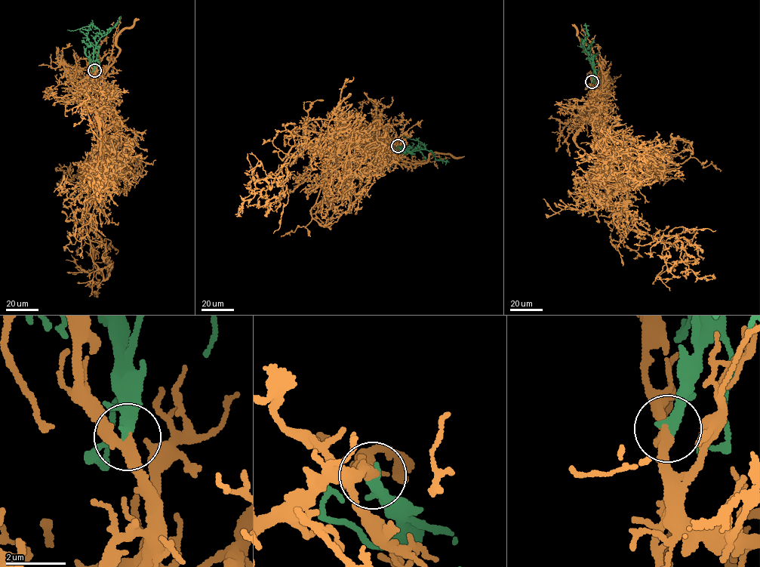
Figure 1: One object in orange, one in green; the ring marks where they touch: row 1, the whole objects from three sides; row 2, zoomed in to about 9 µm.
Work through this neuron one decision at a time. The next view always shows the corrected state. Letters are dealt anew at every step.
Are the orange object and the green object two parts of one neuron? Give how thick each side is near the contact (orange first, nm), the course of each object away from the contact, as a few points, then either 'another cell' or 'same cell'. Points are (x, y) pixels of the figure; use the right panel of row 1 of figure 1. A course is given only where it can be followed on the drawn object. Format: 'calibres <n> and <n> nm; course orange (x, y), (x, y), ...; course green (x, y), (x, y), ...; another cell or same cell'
calibres 340 and 380 nm; course orange (592, 81), (598, 96), (588, 117), (615, 171), (629, 226), (677, 246), (681, 260), (699, 278), (715, 278); course green (592, 81), (594, 68), (582, 39), (585, 49); same cell

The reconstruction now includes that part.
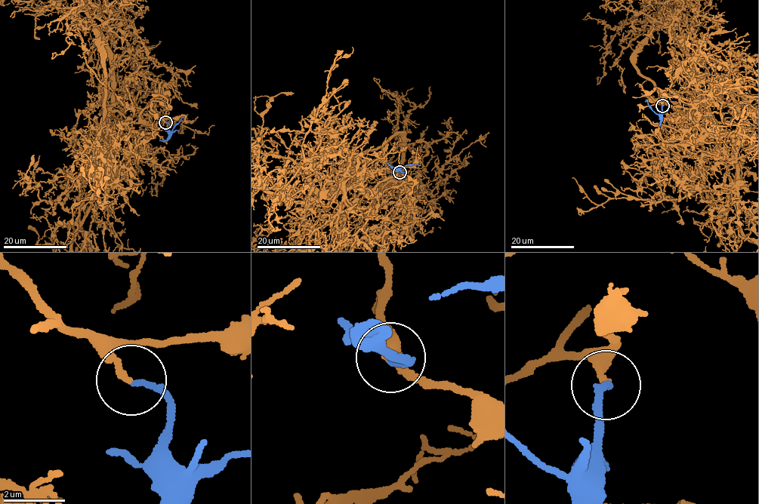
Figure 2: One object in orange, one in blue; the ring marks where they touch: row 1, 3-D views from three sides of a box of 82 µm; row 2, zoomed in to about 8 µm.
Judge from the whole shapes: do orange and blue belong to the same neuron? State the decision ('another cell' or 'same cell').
same cell

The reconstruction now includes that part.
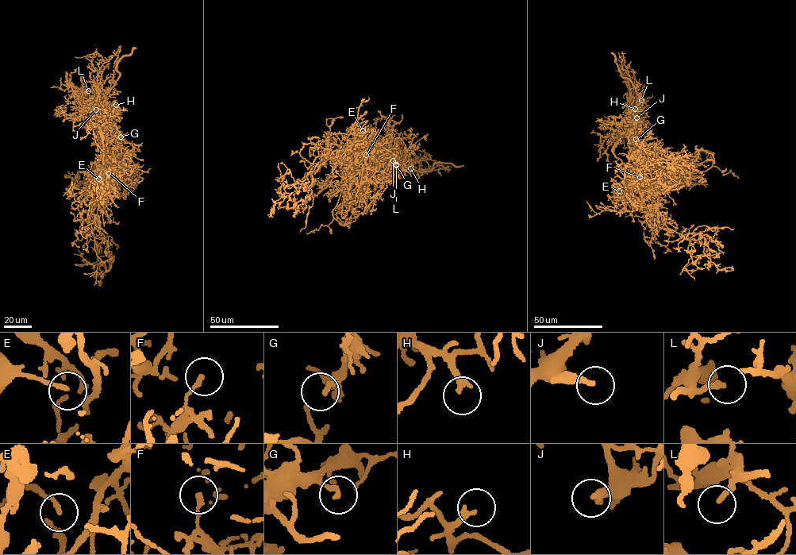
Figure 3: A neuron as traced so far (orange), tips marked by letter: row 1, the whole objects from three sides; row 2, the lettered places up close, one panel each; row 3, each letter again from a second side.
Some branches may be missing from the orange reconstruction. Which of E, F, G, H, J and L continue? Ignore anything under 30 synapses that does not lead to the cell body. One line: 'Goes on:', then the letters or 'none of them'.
Goes on: H

